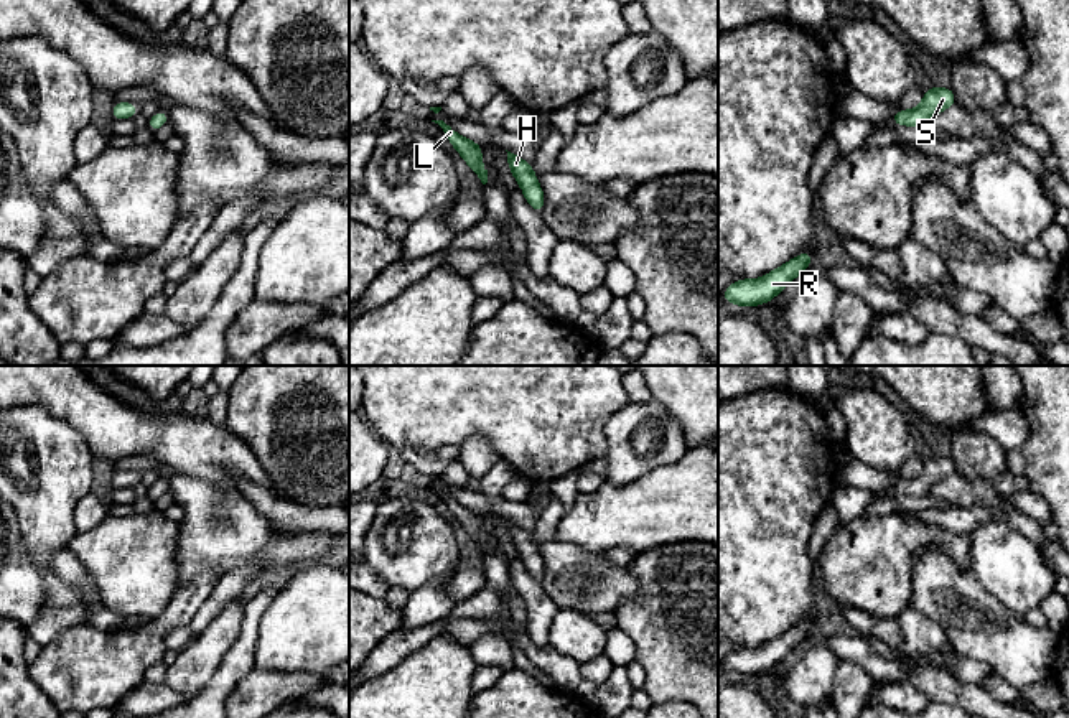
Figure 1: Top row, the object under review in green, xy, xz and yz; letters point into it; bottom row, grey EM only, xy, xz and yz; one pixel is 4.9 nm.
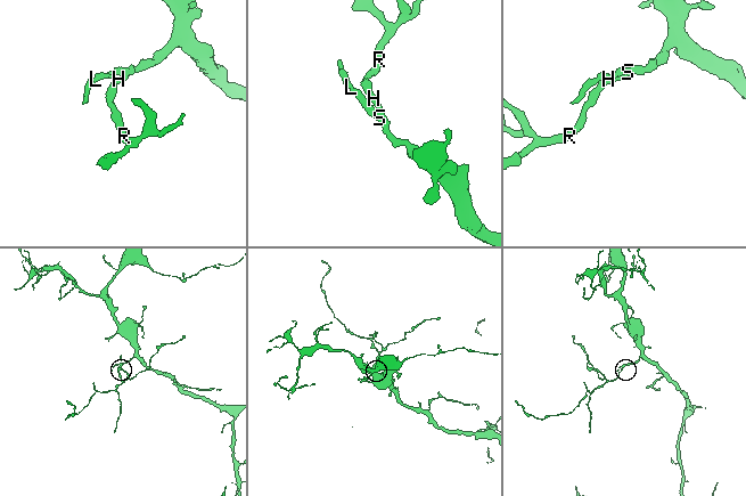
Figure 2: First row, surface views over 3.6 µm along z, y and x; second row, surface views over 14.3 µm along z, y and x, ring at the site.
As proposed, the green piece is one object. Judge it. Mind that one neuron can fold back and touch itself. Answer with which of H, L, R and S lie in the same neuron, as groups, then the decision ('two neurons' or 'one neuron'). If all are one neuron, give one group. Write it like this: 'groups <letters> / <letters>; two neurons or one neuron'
groups H L R S; one neuron

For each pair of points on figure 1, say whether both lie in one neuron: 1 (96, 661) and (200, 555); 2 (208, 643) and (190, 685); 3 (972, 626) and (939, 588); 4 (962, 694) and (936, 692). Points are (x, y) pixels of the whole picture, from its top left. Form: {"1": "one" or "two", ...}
{"1": "two", "2": "one", "3": "one", "4": "one"}

